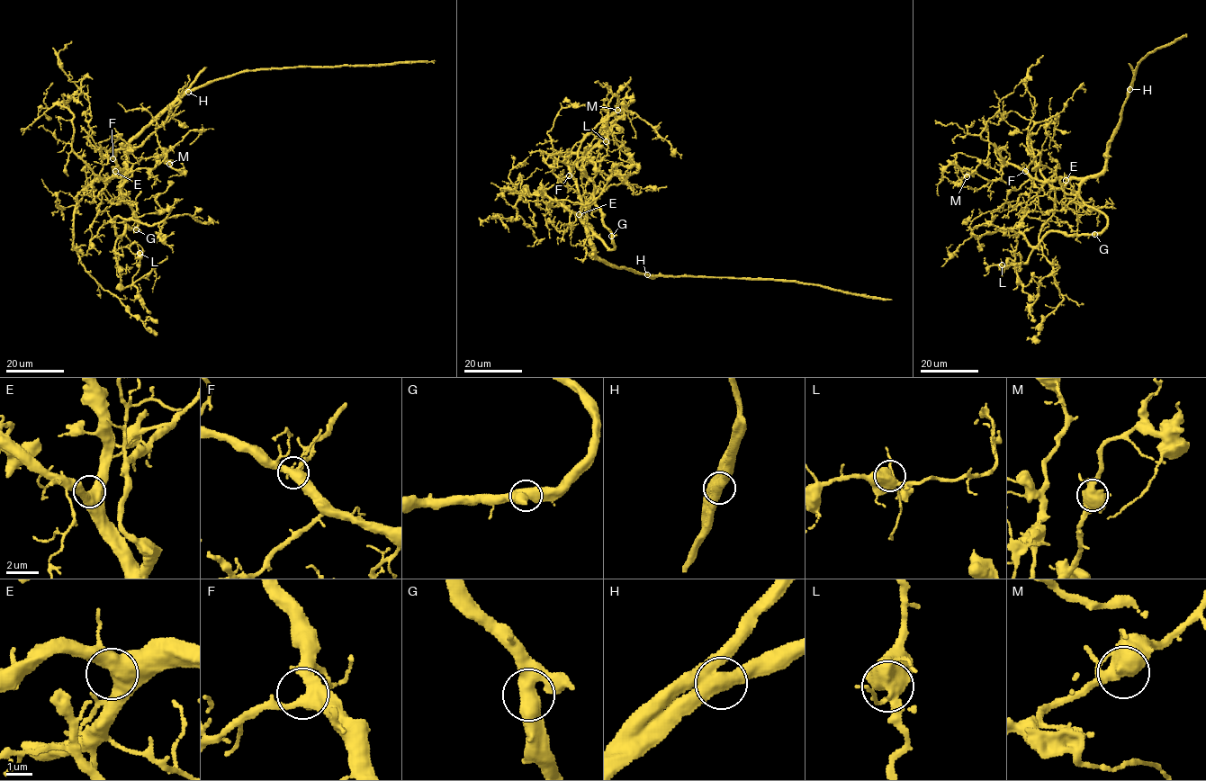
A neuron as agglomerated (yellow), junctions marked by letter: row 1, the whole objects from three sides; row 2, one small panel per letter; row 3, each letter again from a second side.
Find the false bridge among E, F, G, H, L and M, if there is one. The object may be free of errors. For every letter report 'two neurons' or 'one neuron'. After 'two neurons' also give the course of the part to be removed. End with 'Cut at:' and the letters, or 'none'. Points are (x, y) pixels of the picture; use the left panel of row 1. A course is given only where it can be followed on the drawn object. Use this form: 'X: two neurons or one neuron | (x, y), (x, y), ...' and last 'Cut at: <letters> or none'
E: one neuron
F: one neuron
G: one neuron
H: one neuron
L: one neuron
M: one neuron
Cut at: none

